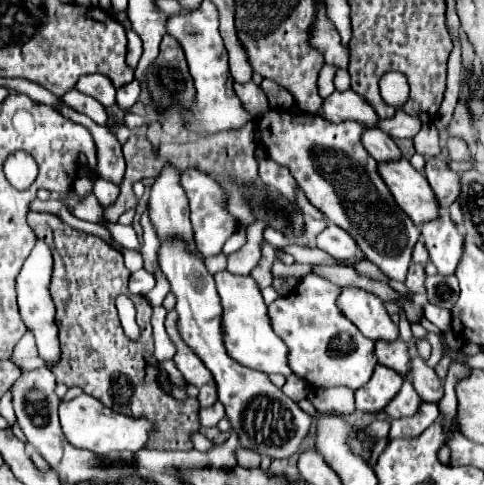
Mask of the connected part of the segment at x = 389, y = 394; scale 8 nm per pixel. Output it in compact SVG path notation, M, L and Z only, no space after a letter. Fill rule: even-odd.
M378 365L370 381L356 391L356 409L362 413L378 413L382 411L398 393L404 379L394 375L388 367Z

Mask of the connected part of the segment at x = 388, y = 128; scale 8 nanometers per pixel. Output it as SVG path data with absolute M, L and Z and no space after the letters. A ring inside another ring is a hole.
M398 111L398 115L394 115L392 119L378 121L374 127L382 129L392 139L412 139L420 131L420 119L414 119L404 111Z

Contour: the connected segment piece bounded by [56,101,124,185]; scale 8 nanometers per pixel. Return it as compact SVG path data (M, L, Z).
M64 101L58 103L56 111L66 115L66 119L78 121L80 125L88 127L88 131L92 133L92 137L96 141L96 149L98 149L98 165L96 165L98 177L108 179L108 181L120 185L122 175L124 175L124 155L122 155L122 145L118 143L118 139L106 127L96 125L90 117L74 111Z

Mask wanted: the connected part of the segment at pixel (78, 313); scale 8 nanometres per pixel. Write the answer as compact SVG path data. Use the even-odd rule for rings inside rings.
M30 211L28 213L28 225L36 233L36 237L52 249L54 259L50 295L52 295L52 301L56 305L56 325L60 329L60 349L62 349L60 361L52 367L56 381L64 383L68 387L80 387L84 393L90 393L92 397L102 401L106 407L112 407L114 411L154 419L156 433L158 433L158 439L160 439L164 449L190 451L192 449L190 437L200 429L200 421L198 421L200 403L198 403L198 399L192 399L192 397L178 401L170 393L162 391L162 387L158 383L160 369L158 369L158 361L154 357L154 341L152 341L152 325L150 325L152 305L142 295L132 295L128 291L130 271L124 267L122 253L116 251L114 247L110 247L108 243L104 243L100 237L88 235L84 231L78 231L78 229L66 225L60 217L52 215L52 213L48 215L48 221L46 221L46 213ZM122 293L126 293L136 305L136 313L138 313L136 317L138 317L138 323L142 327L142 337L138 343L132 343L124 335L124 329L122 329L120 319L118 319L114 299Z

